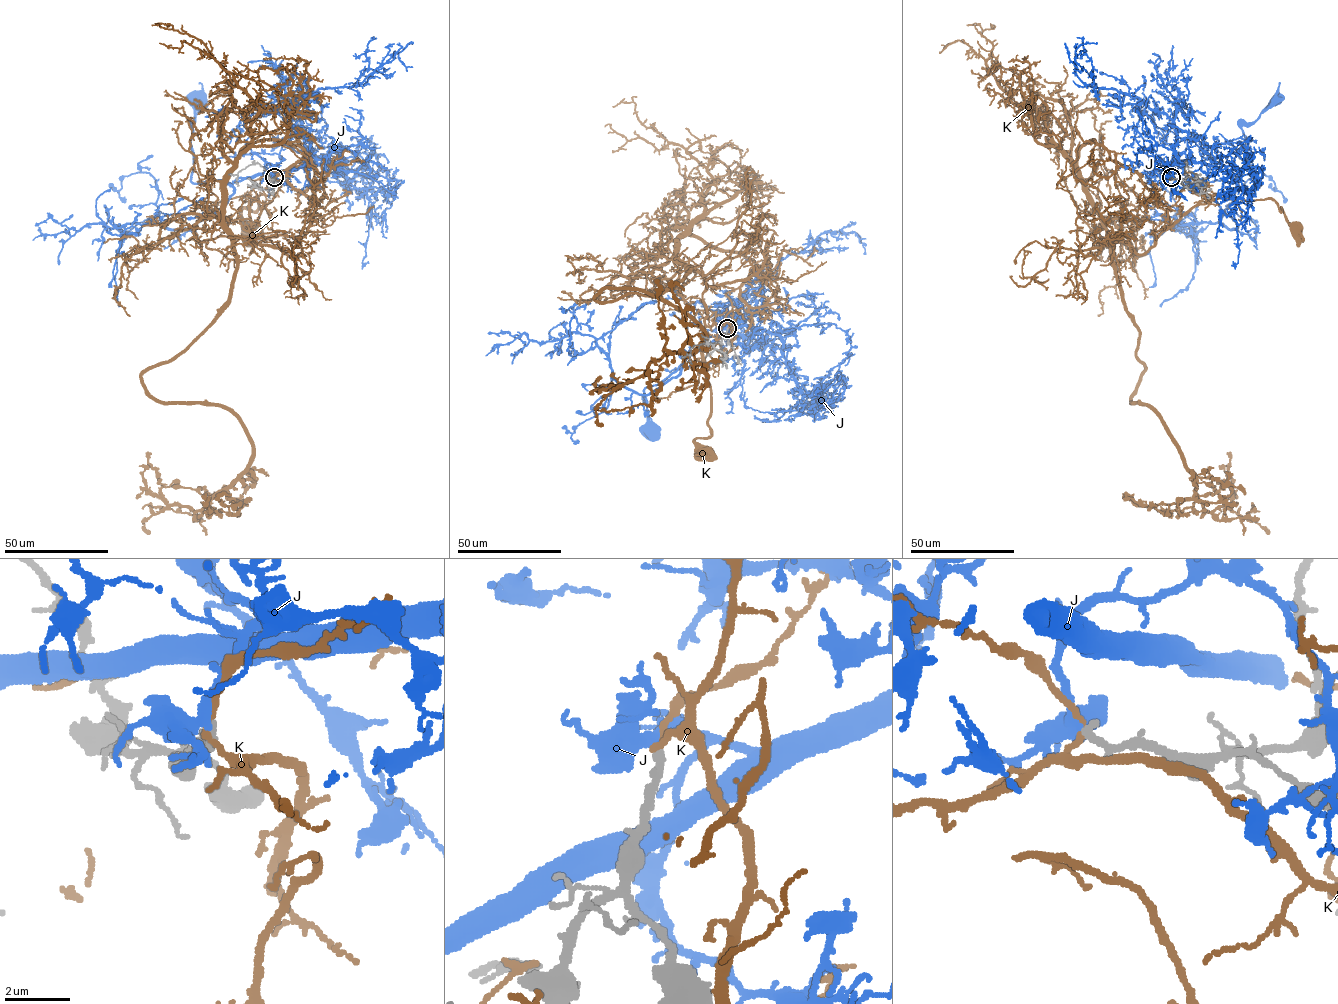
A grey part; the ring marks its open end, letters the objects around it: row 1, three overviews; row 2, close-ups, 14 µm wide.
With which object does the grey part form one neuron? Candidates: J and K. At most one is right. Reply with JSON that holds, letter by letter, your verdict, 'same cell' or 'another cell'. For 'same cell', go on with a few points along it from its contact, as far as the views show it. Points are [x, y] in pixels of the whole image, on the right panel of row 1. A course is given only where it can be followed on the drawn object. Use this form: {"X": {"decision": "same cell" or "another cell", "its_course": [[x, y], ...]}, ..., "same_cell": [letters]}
{"J": {"decision": "same cell", "its_course": [[1171, 177], [1171, 171], [1202, 183], [1230, 183], [1245, 164], [1241, 126], [1251, 125], [1275, 98]]}, "K": {"decision": "another cell"}, "same_cell": ["J"]}

